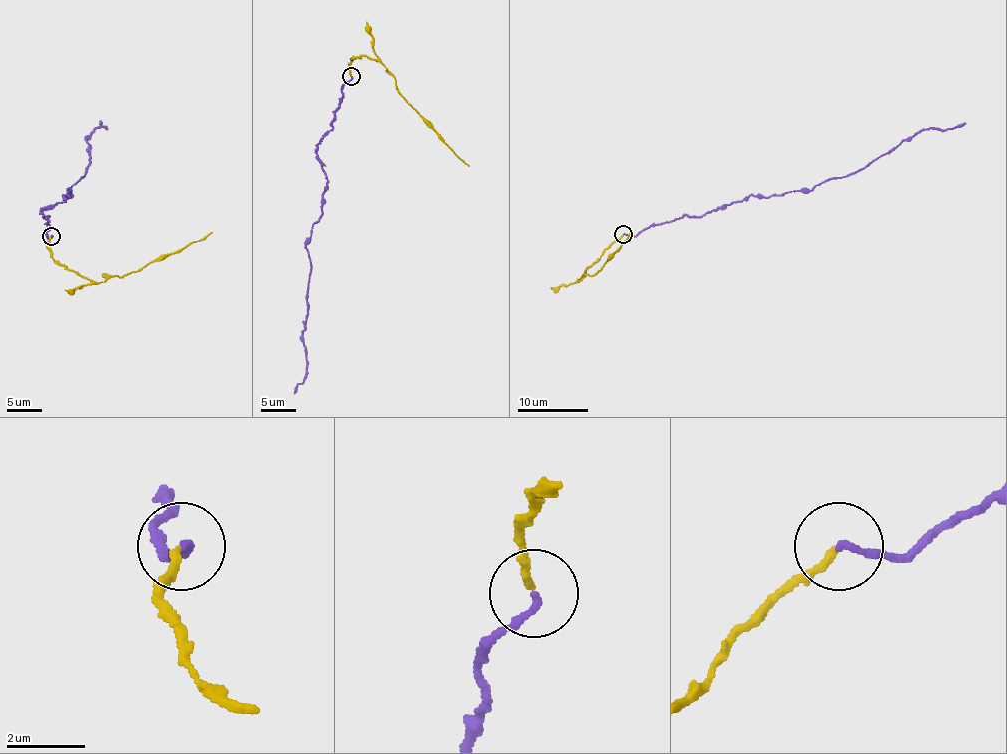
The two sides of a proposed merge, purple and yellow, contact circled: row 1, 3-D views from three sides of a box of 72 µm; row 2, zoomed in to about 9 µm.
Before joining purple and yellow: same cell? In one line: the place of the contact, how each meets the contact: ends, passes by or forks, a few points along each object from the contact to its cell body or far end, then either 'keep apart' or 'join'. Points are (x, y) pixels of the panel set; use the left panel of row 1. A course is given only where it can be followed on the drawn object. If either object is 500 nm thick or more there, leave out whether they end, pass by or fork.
place (51, 236); purple ends; yellow ends; course purple (50, 235), (41, 210), (72, 197), (67, 191), (88, 171), (86, 139), (107, 126), (99, 121); course yellow (50, 235), (47, 244), (53, 258), (95, 282), (129, 274), (213, 232); join

